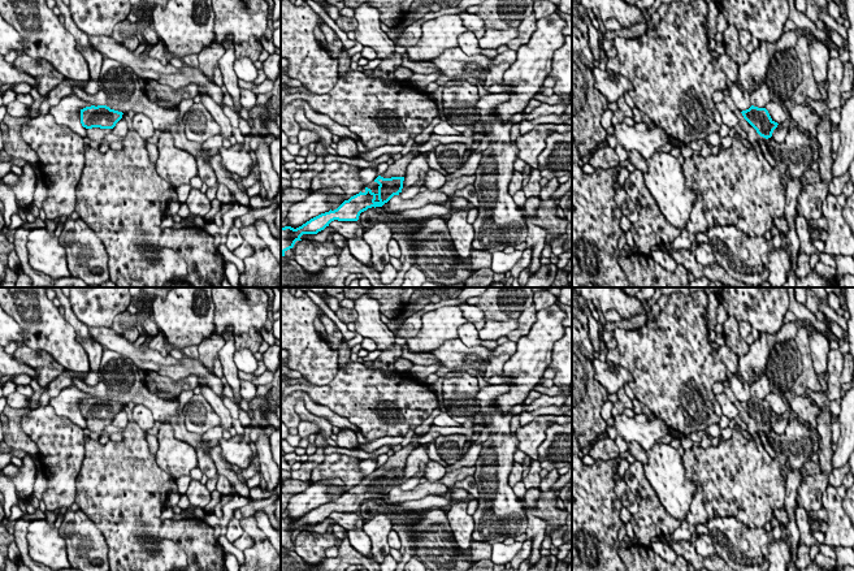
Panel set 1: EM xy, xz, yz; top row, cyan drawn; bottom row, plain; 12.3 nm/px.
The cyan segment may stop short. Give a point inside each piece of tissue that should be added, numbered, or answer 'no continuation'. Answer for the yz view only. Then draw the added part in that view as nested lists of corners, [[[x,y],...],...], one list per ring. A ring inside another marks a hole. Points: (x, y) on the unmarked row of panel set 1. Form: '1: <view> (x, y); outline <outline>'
1: yz (753, 427); outline [[[736,402],[734,403],[740,411],[740,418],[741,420],[746,424],[747,427],[747,432],[750,434],[754,434],[755,432],[758,432],[760,429],[760,427],[757,424],[757,421],[744,410],[741,402]]]

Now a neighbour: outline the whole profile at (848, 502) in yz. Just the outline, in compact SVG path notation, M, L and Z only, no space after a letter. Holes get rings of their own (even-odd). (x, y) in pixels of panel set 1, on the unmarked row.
M854 484L846 489L846 496L842 499L842 507L854 525Z

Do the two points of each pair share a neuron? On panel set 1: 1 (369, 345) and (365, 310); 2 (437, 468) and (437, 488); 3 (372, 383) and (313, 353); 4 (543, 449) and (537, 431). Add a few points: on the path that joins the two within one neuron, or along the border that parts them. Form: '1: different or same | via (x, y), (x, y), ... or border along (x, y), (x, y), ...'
1: different | border along (364, 337), (373, 341), (377, 347)
2: different | border along (428, 480), (438, 481)
3: different | border along (338, 367), (334, 376), (326, 384), (312, 384)
4: different | border along (556, 423), (546, 431), (537, 458)

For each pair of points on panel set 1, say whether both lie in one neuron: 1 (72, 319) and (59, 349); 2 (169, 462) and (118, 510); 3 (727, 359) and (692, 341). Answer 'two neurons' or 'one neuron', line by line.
1: two neurons
2: two neurons
3: two neurons

